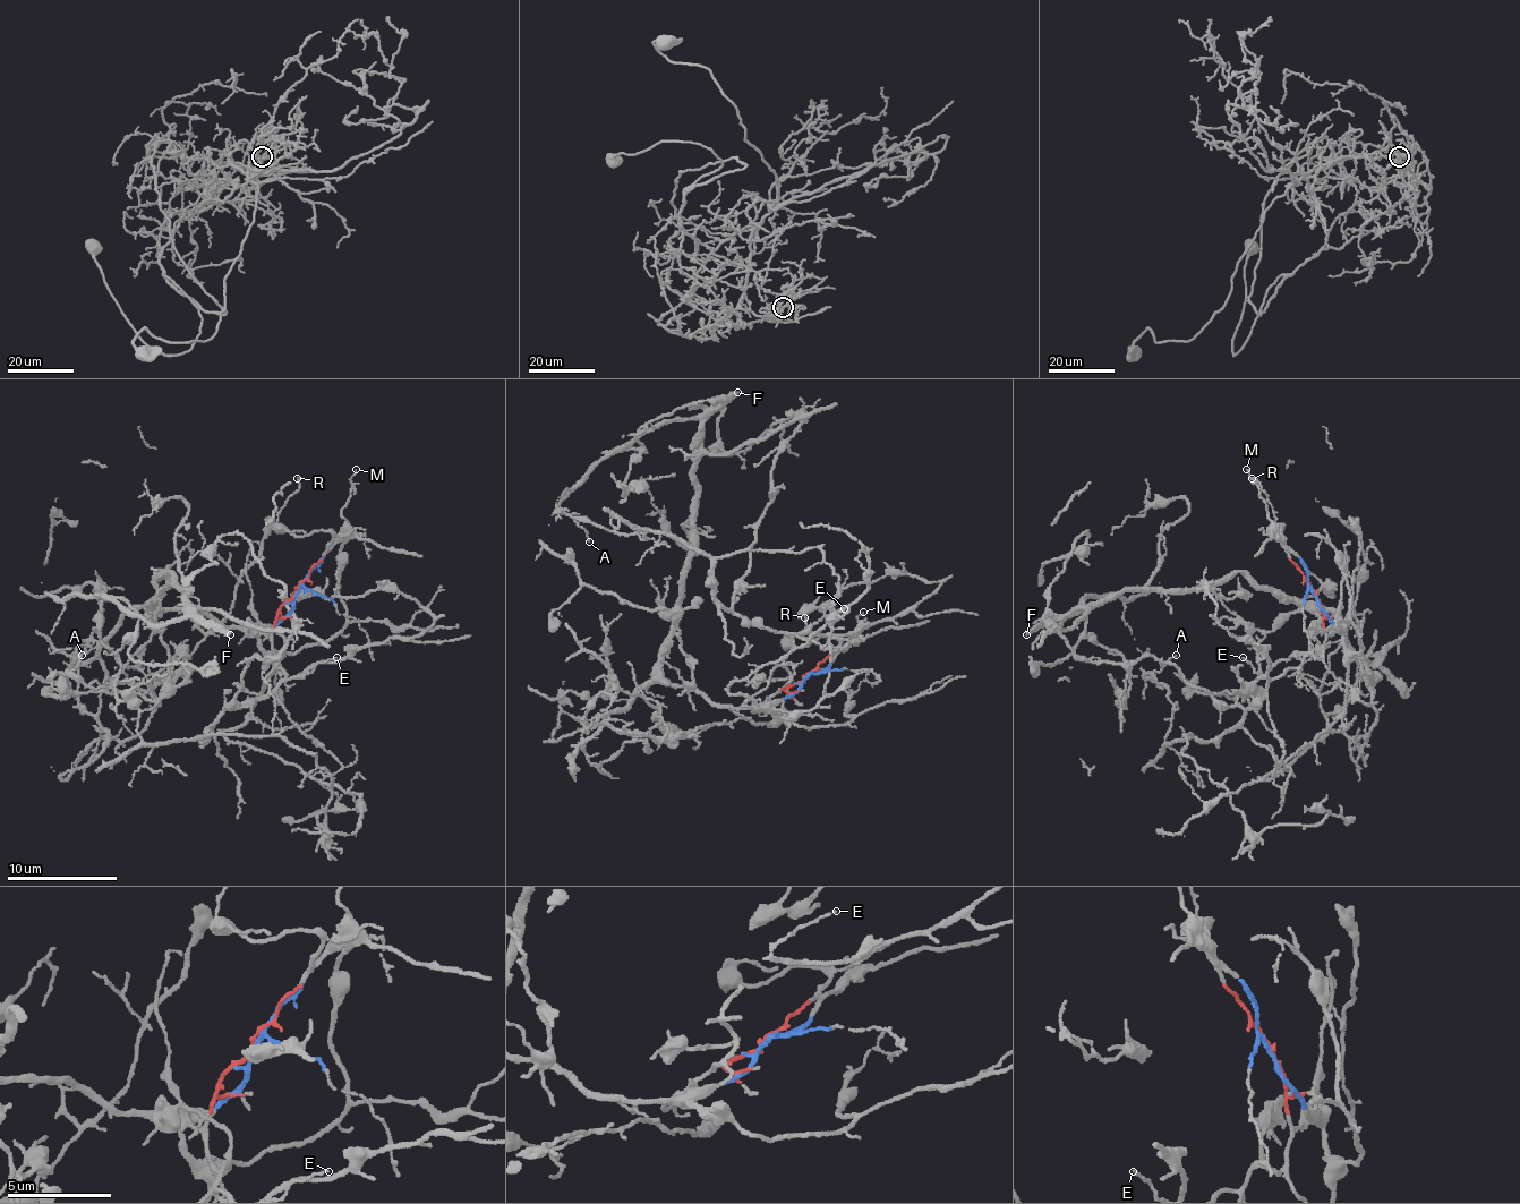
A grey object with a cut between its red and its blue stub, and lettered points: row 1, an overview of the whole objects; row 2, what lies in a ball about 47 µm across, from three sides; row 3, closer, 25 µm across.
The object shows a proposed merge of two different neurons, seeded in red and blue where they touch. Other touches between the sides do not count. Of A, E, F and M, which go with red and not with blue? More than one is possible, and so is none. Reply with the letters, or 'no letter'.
A, E

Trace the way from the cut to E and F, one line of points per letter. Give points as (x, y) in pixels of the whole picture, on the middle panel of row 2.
E: (804, 677), (779, 691), (791, 677), (785, 656), (793, 639), (826, 614), (843, 608)
F: (804, 677), (791, 697), (718, 708), (663, 675), (663, 647), (691, 553), (693, 447), (701, 423), (737, 393)

